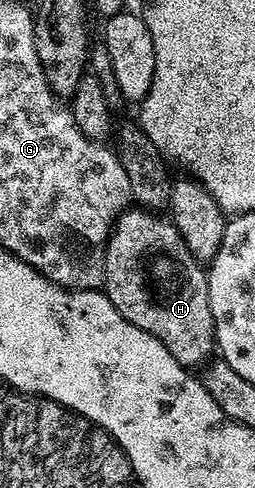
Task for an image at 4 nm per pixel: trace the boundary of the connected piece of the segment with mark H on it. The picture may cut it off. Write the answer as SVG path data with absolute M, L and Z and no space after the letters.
M127 208L118 217L104 243L104 293L124 320L160 339L182 366L201 367L202 357L215 353L214 317L208 296L207 271L195 260L192 252L188 252L184 236L180 236L169 217L145 208Z

